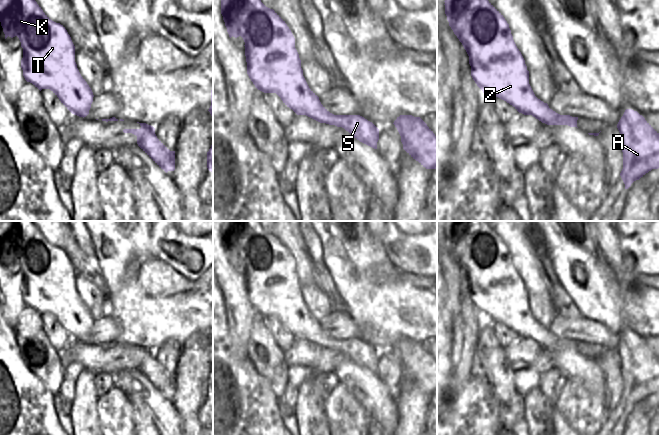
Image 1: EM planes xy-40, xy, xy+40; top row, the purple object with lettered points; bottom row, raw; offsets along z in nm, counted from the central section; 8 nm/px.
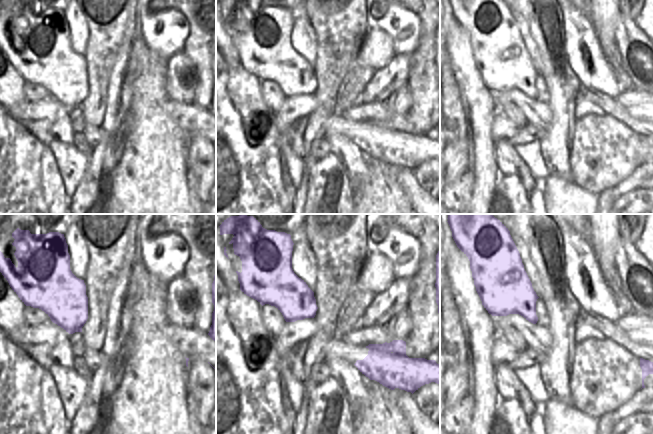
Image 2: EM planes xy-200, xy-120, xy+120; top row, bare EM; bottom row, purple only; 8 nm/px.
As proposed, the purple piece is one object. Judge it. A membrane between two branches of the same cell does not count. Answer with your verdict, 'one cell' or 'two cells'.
two cells

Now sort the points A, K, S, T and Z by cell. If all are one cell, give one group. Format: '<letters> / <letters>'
A S / K T Z

